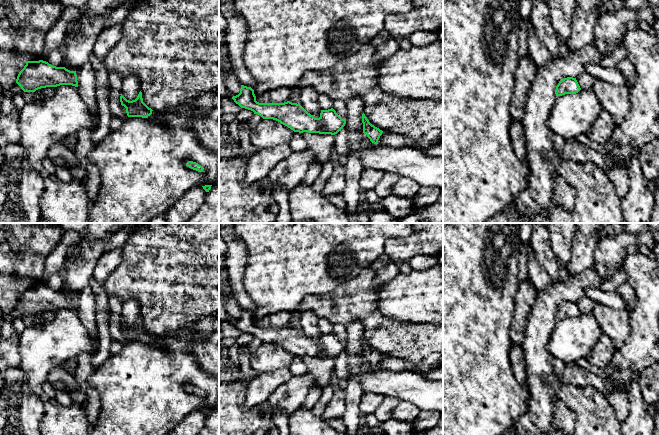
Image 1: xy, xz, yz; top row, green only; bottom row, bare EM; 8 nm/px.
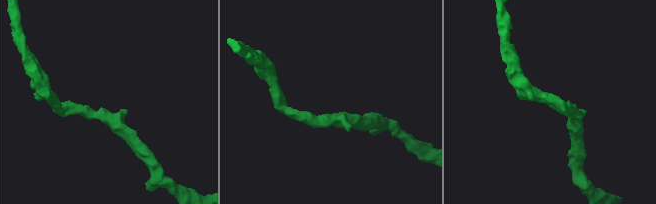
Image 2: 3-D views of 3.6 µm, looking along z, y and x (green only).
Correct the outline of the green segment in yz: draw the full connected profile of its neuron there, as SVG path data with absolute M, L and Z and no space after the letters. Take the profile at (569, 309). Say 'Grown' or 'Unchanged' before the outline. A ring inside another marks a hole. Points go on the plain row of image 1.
Unchanged. M567 301L561 304L556 310L556 320L562 320L565 318L576 318L581 314L576 302Z

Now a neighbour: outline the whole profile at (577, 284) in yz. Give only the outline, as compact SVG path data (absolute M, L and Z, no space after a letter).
M593 267L577 277L569 276L567 280L558 281L547 290L537 292L521 344L526 360L526 386L532 409L505 435L549 434L556 393L546 382L549 376L555 375L553 356L548 351L547 343L549 334L557 322L556 310L564 302L576 302L583 297L585 287L602 288L605 281L607 280L601 278Z

